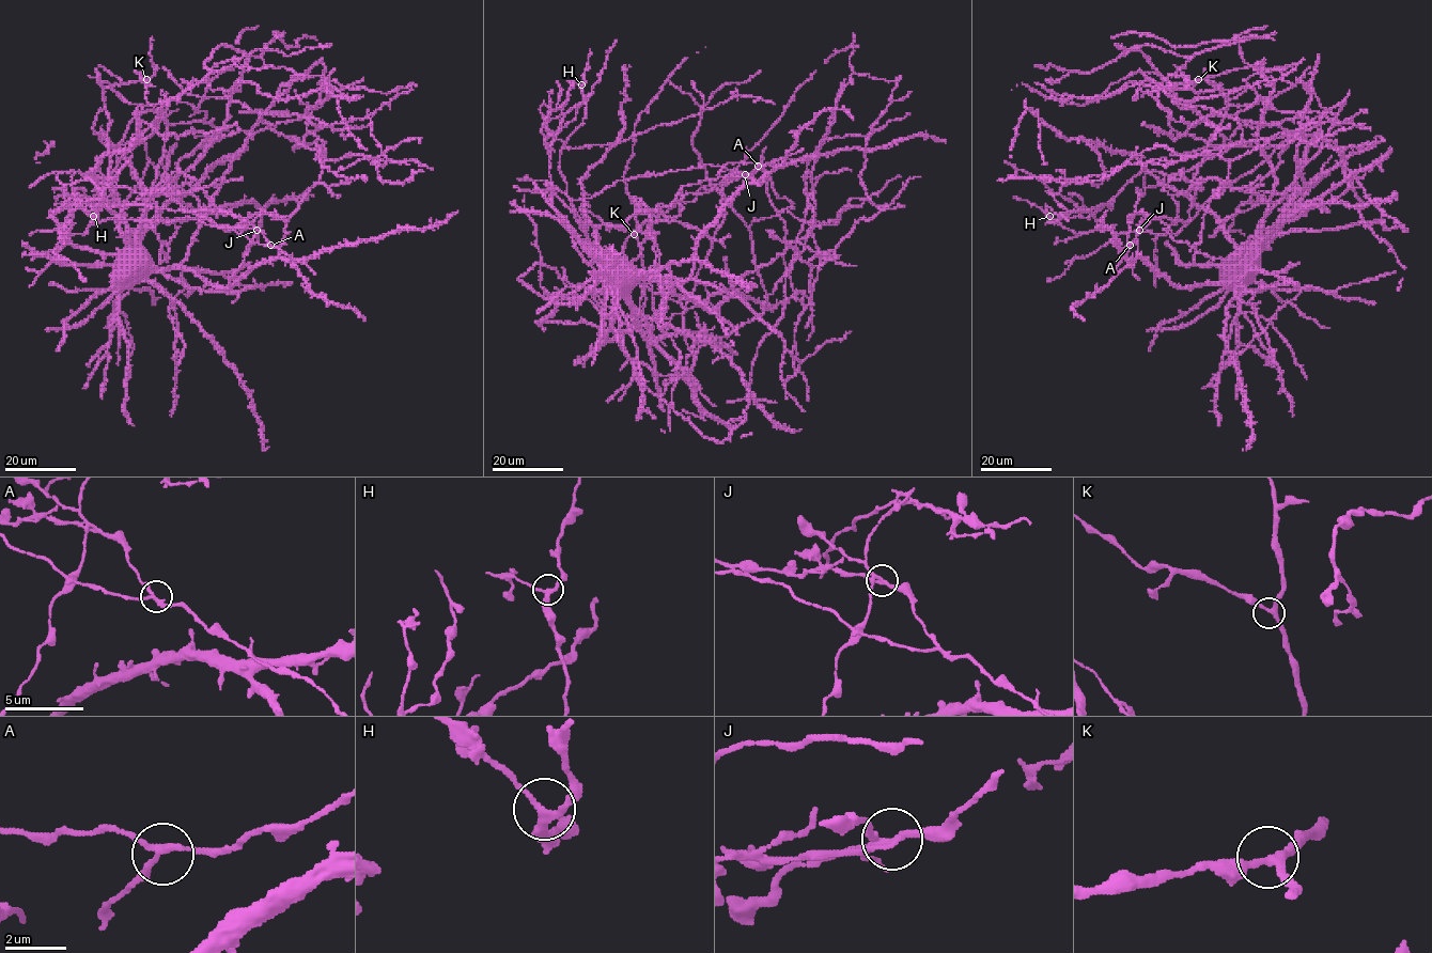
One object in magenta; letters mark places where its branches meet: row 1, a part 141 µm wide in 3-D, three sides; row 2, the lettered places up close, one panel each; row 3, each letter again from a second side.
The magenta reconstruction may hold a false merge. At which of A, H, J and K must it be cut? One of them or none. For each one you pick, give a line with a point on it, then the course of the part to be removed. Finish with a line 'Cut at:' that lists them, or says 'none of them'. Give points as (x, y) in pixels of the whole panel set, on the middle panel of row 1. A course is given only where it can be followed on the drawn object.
J: (745, 174) | (745, 174), (742, 175), (748, 178), (729, 207)
Cut at: J

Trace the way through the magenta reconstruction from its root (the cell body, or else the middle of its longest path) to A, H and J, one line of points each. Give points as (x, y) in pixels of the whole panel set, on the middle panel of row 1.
A: (621, 288), (621, 272), (600, 246), (595, 229), (585, 215), (586, 199), (618, 181), (704, 165), (758, 166)
H: (621, 288), (621, 272), (597, 241), (585, 200), (566, 194), (560, 171), (563, 144), (584, 121), (581, 84)
J: (621, 288), (621, 272), (585, 215), (586, 199), (618, 181), (704, 165), (758, 166), (745, 174)

